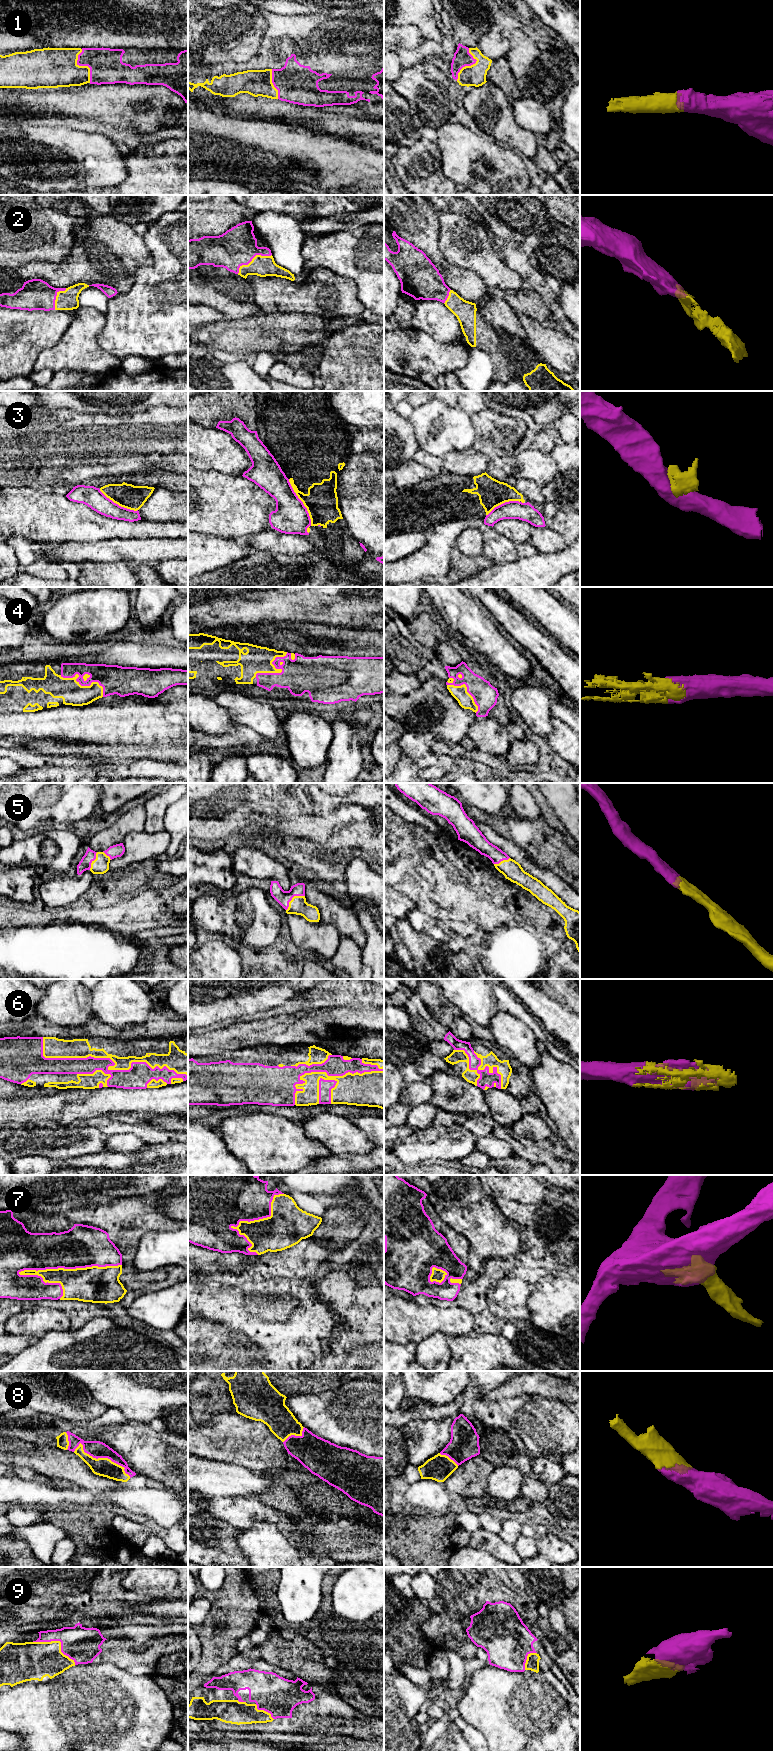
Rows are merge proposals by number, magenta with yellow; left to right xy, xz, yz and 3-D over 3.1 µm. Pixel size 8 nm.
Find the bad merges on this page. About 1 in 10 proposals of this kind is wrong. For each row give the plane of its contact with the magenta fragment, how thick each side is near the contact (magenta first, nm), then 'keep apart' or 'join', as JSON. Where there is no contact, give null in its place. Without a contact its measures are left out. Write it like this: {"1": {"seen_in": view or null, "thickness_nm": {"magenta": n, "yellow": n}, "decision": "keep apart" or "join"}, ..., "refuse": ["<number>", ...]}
{"1": {"seen_in": "xy", "thickness_nm": {"magenta": 280, "yellow": 320}, "decision": "join"}, "2": {"seen_in": "xz", "thickness_nm": {"magenta": 300, "yellow": 170}, "decision": "join"}, "3": {"seen_in": "xz", "thickness_nm": {"magenta": 280, "yellow": 260}, "decision": "keep apart"}, "4": {"seen_in": "xy", "thickness_nm": {"magenta": 220, "yellow": 190}, "decision": "join"}, "5": {"seen_in": "xz", "thickness_nm": {"magenta": 110, "yellow": 140}, "decision": "join"}, "6": {"seen_in": "xy", "thickness_nm": {"magenta": 190, "yellow": 110}, "decision": "join"}, "7": {"seen_in": "xy", "thickness_nm": {"magenta": 340, "yellow": 300}, "decision": "join"}, "8": {"seen_in": "xy", "thickness_nm": {"magenta": 140, "yellow": 150}, "decision": "join"}, "9": {"seen_in": "xy", "thickness_nm": {"magenta": 280, "yellow": 300}, "decision": "join"}, "refuse": ["3"]}

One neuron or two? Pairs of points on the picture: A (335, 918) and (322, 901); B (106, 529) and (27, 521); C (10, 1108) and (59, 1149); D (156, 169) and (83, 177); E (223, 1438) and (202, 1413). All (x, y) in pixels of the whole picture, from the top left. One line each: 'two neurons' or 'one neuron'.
A: one neuron
B: one neuron
C: two neurons
D: two neurons
E: two neurons

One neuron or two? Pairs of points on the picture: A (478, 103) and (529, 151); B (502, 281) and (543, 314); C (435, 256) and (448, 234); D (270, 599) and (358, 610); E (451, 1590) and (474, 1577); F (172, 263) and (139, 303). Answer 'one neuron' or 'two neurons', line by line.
A: one neuron
B: two neurons
C: two neurons
D: one neuron
E: one neuron
F: one neuron

